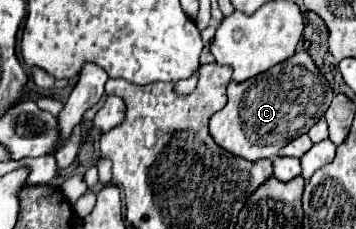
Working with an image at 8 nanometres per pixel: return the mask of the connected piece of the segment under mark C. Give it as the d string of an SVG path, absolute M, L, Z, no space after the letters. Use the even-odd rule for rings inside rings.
M301 50L295 52L293 58L287 58L259 76L253 76L241 84L231 82L227 86L227 96L229 102L225 108L215 112L209 120L211 136L227 152L245 160L259 160L277 156L285 144L301 134L307 134L309 116L315 116L315 122L323 118L335 94L329 82L325 92L325 76L319 72L311 56ZM319 108L323 114L319 114Z

